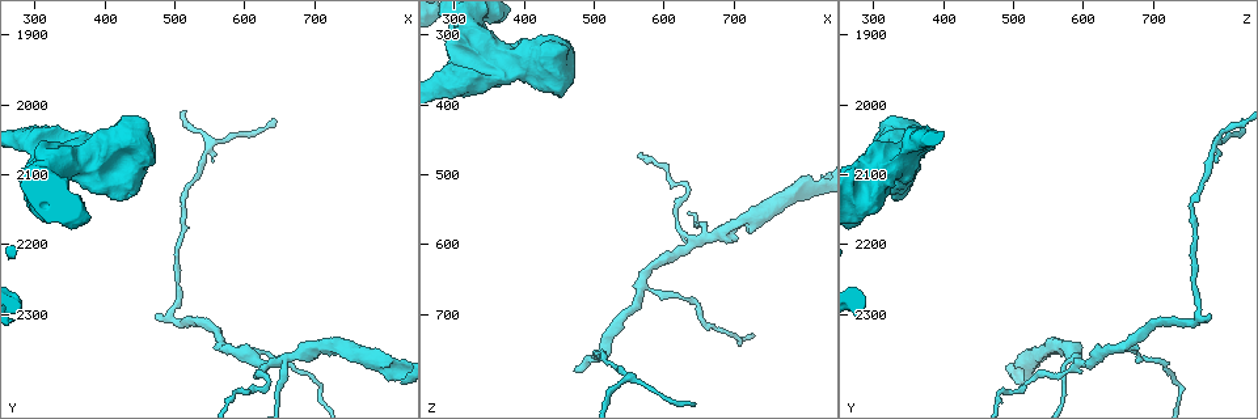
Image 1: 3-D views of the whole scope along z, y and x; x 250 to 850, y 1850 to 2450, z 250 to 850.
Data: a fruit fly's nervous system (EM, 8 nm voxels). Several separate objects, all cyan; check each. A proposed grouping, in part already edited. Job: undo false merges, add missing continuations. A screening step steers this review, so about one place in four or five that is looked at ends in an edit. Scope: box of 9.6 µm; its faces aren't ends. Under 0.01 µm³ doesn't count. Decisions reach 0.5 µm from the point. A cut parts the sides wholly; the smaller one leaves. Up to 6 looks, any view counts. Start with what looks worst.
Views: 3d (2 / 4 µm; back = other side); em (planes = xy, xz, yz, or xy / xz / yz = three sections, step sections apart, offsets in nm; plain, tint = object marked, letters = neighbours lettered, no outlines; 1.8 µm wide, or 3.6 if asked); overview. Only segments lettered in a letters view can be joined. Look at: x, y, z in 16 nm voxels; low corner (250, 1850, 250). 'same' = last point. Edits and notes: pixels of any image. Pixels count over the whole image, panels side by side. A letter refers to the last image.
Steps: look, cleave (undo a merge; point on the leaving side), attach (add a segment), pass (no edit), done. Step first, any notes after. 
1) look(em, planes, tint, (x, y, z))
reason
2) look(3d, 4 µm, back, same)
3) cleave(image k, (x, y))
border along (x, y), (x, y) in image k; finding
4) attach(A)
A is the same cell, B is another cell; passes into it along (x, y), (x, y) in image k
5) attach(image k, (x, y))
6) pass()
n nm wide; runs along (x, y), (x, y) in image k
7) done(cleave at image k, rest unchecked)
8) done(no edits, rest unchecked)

look(em, 3.6 µm, yz, step 4, letters, (645, 2375, 595))
four-way junction

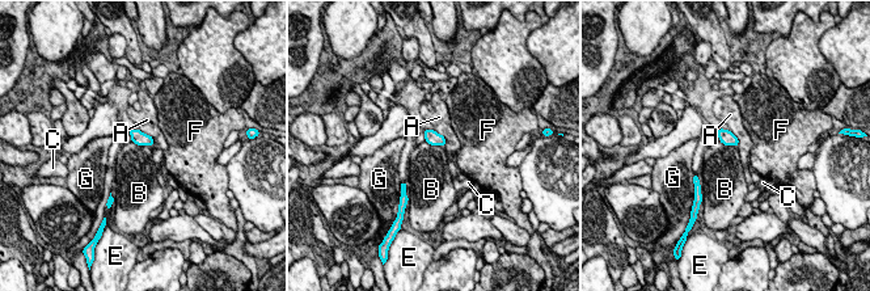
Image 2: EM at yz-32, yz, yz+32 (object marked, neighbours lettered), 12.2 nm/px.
pass()
A, B, C, E, F and G are other cells; border along (131, 140), (151, 147) in image 2; continuous, no second cell

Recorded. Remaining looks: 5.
look(em, planes, letters, (560, 2050, 795))
branch point

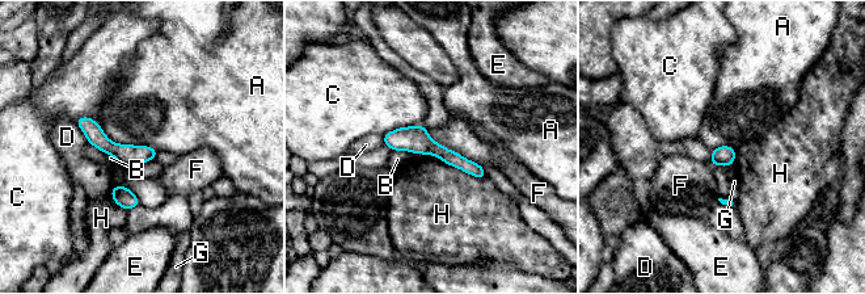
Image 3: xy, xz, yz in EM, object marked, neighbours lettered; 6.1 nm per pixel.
pass()
A, B, C, D, E, F, G and H are other cells; continuous, no second cell

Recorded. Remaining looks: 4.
look(em, planes, plain, (475, 2305, 780))
branch stops here

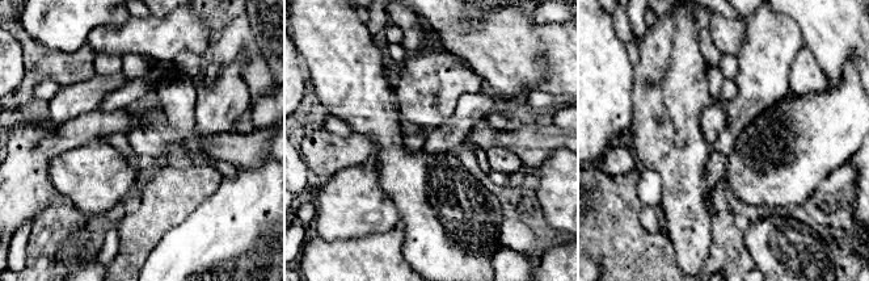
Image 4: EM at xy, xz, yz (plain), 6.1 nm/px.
look(em, planes, letters, same)

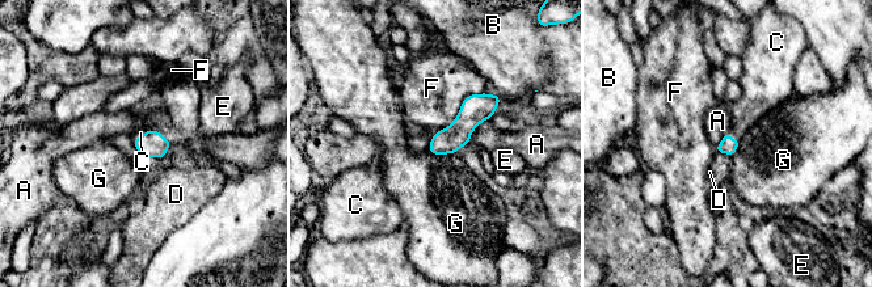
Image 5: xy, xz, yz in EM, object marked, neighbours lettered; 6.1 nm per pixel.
attach(C)
100 nm wide; C is the same cell, A, B, D, E, F and G are other cells; passes into it along (728, 146), (732, 138), (754, 104) in image 5; the cell continues

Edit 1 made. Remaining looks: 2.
done(attach at image 5, rest unchecked)

